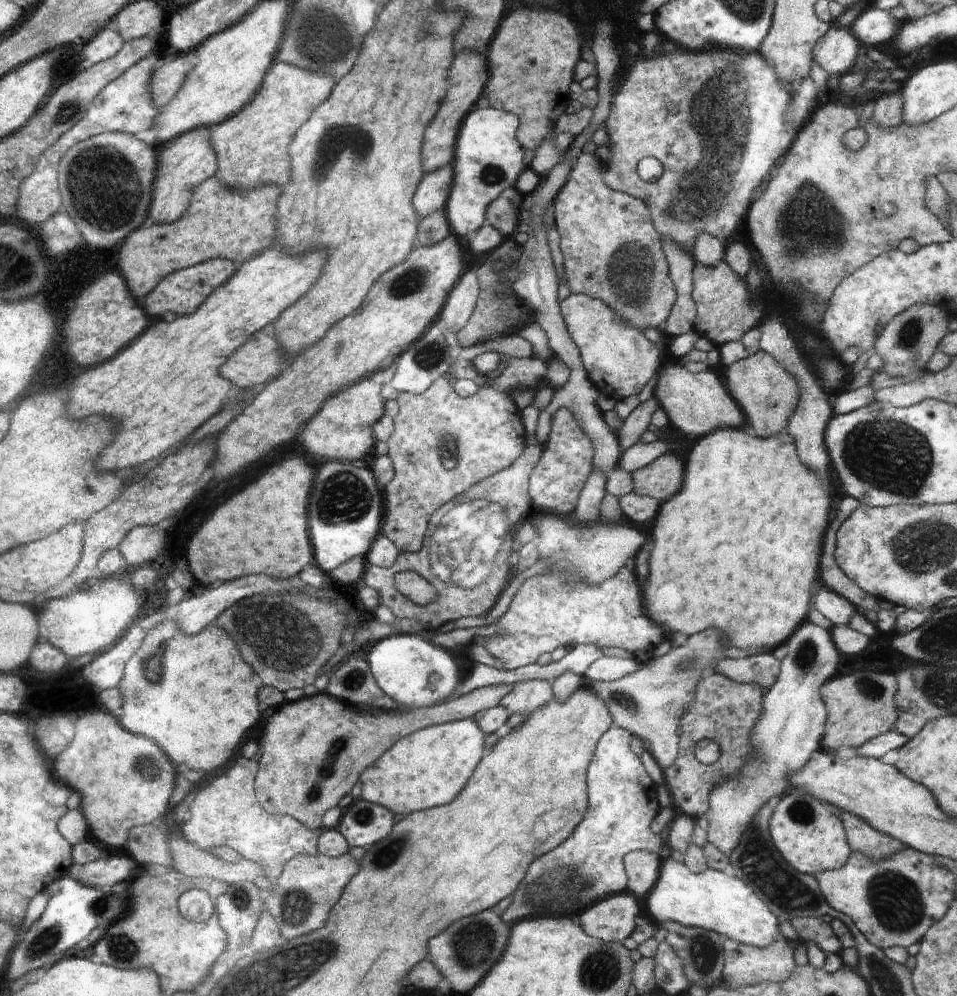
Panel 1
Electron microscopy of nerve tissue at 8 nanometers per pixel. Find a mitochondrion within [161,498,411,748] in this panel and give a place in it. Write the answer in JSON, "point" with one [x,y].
{"point":[284,642]}

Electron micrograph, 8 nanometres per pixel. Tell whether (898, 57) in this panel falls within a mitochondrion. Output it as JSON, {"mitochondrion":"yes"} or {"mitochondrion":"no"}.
{"mitochondrion":"no"}

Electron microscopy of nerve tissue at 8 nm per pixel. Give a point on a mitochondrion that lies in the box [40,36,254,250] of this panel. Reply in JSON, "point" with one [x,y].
{"point":[104,185]}

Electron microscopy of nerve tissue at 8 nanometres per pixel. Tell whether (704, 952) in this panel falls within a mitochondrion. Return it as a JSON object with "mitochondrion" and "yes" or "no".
{"mitochondrion":"yes"}

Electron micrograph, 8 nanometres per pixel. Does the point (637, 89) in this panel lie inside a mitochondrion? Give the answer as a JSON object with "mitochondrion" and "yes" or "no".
{"mitochondrion":"no"}

